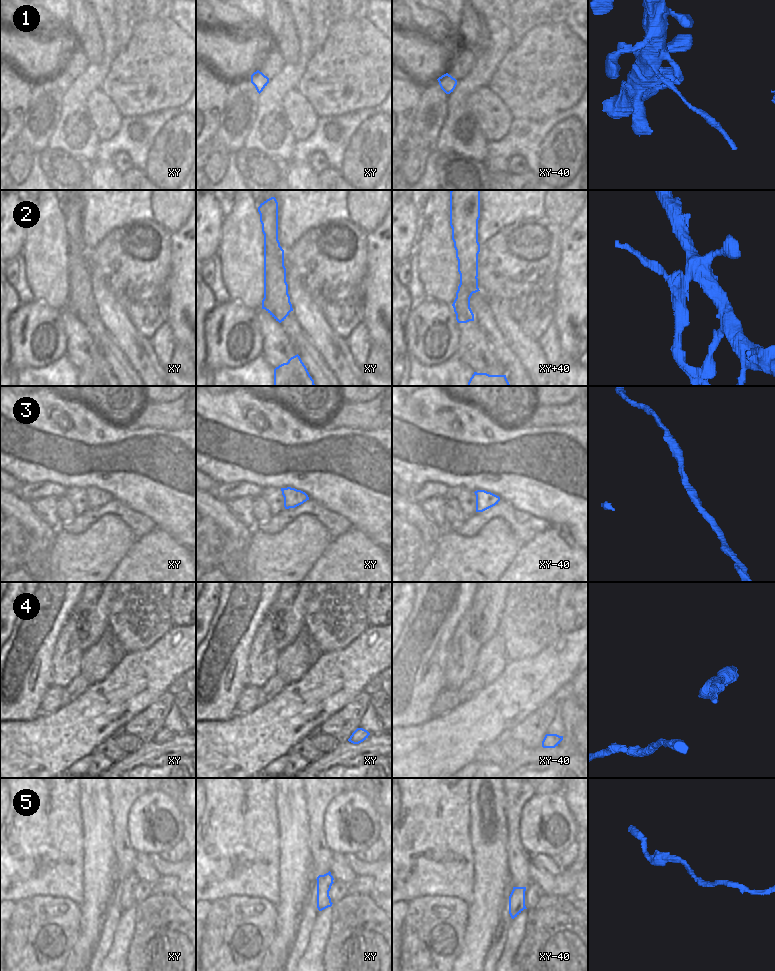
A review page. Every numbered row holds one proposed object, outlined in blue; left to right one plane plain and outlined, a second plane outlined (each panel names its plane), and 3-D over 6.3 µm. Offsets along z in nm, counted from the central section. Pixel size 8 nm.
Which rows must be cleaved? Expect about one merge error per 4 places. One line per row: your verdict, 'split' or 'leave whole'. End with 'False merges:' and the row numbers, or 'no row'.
1: split
2: split
3: leave whole
4: leave whole
5: leave whole
False merges: 1, 2

